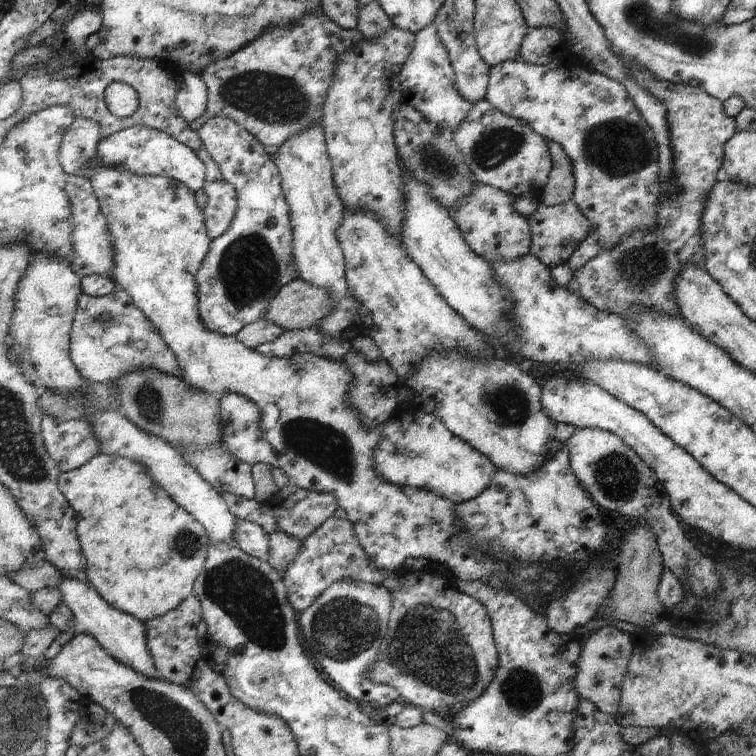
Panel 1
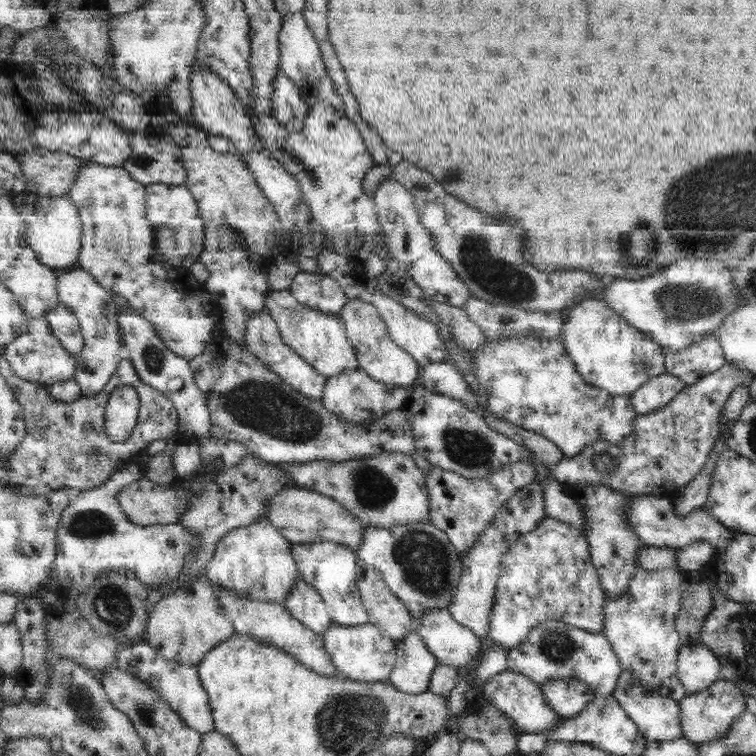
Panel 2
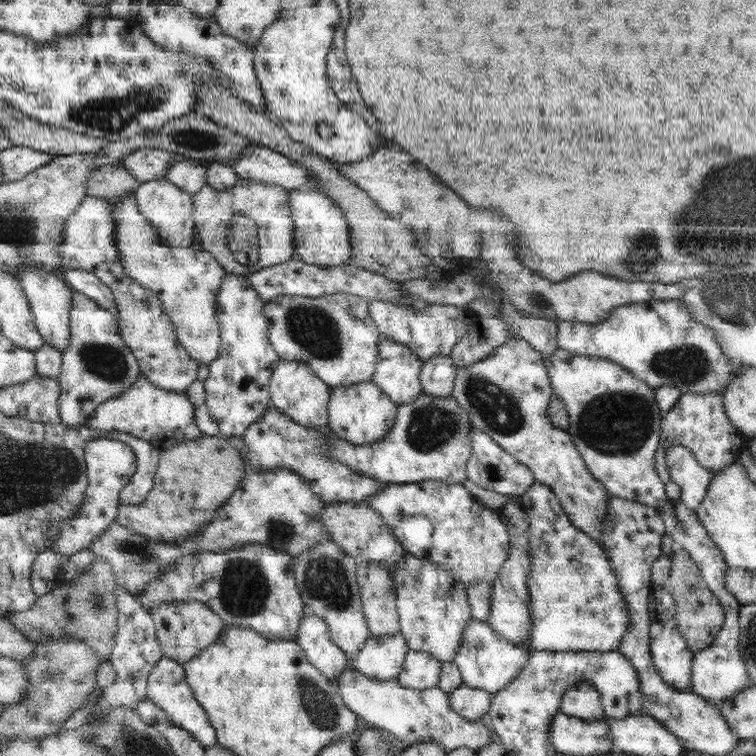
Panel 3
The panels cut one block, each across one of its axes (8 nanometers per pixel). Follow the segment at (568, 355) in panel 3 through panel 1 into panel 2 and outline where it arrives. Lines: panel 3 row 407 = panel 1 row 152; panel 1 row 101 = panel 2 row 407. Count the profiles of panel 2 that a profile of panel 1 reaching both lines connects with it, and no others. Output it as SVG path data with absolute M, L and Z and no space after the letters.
M507 335L494 340L485 338L484 344L478 350L463 352L474 365L479 384L486 389L490 413L513 424L515 428L527 429L543 436L557 446L563 457L577 455L583 447L597 439L611 444L621 443L627 435L631 435L636 415L629 402L629 396L615 396L587 384L570 362L560 339L559 336L546 339L539 335Z

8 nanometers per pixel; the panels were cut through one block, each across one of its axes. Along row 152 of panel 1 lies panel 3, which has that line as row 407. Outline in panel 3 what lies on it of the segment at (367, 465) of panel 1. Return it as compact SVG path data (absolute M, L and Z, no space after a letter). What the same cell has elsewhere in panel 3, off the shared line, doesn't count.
M74 291L73 297L74 306L71 309L70 316L72 337L69 348L63 353L62 374L58 381L61 384L62 422L70 427L81 427L88 424L88 420L94 416L100 404L107 402L111 398L117 398L130 390L138 382L142 370L135 354L122 339L116 316L82 292Z

